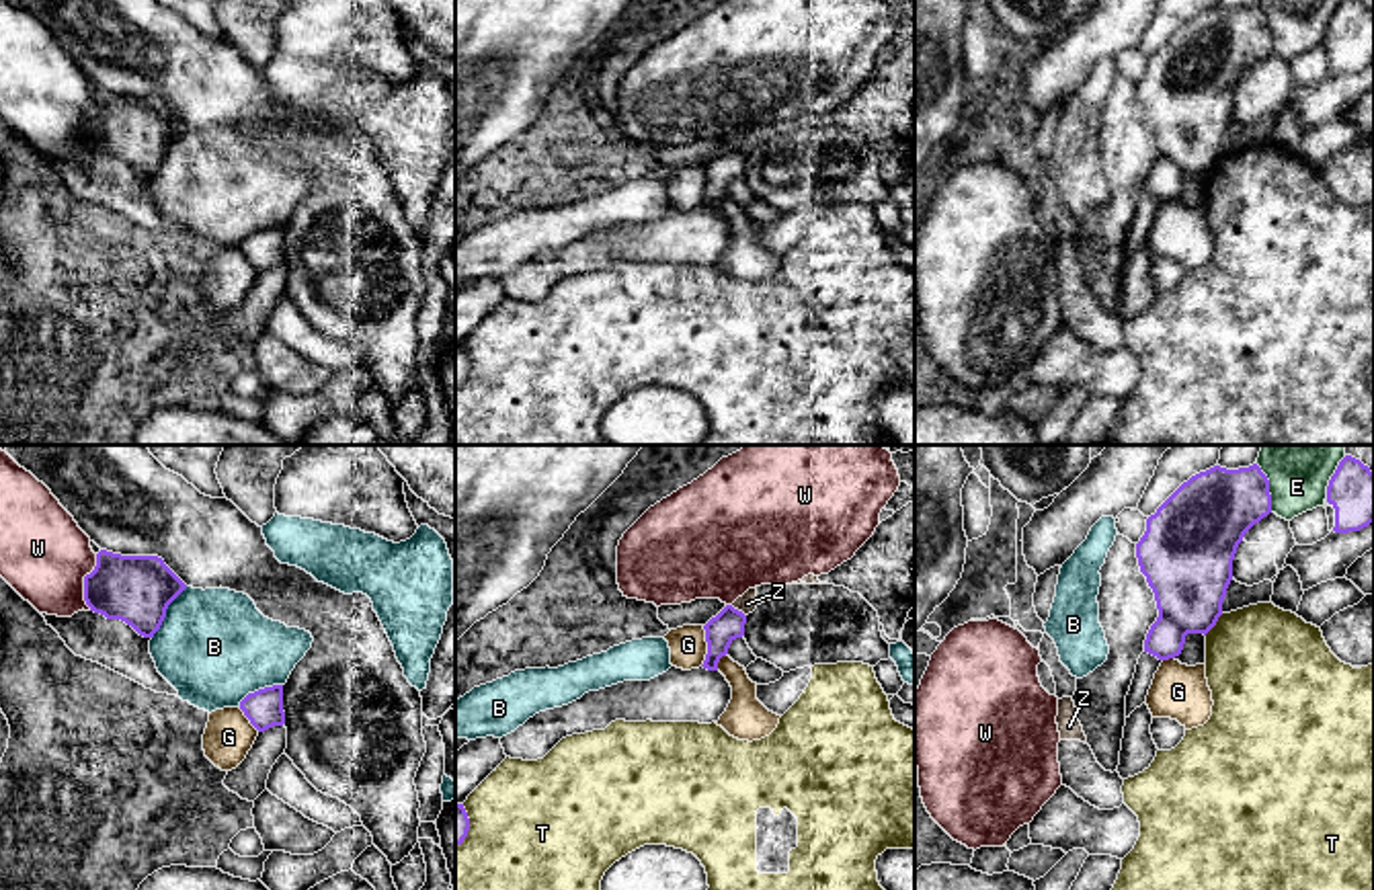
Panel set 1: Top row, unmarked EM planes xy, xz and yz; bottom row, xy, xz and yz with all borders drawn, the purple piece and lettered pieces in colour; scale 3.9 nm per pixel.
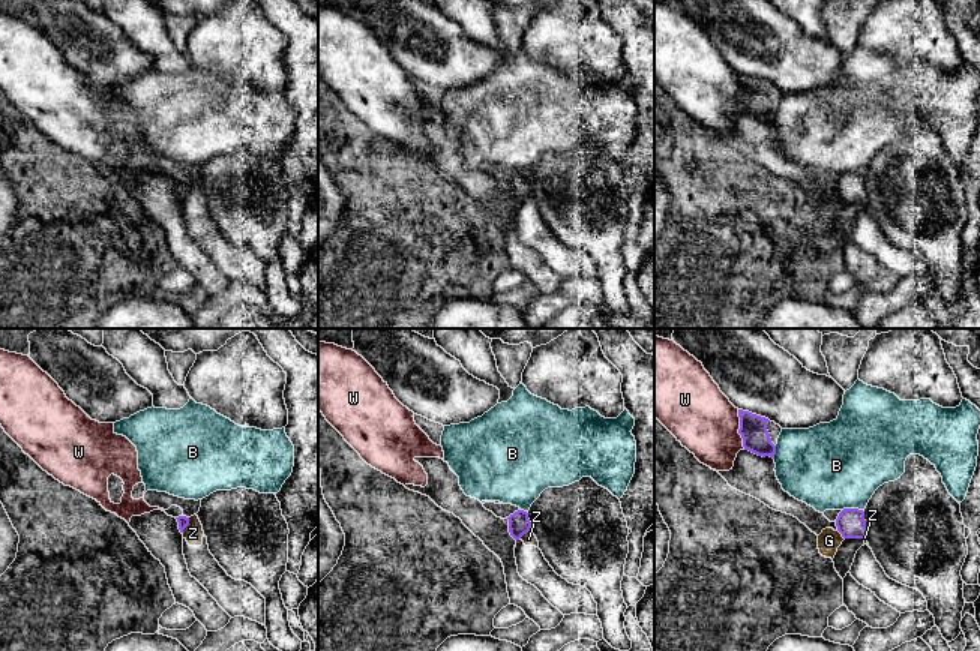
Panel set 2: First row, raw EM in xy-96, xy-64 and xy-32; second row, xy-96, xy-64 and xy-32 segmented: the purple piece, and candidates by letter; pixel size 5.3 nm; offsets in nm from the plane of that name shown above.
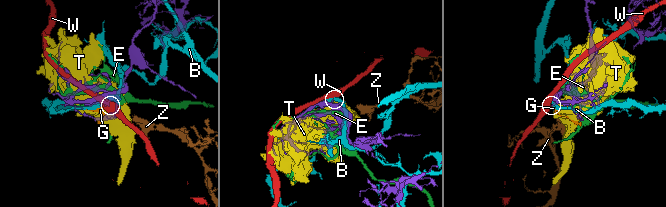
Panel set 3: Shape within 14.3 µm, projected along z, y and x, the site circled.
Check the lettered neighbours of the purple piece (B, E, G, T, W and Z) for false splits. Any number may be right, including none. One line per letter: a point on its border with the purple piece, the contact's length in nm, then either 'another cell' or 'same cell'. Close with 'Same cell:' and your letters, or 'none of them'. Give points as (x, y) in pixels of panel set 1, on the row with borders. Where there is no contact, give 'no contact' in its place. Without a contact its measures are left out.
B: xy (165, 614) | 240 nm | another cell
E: yz (1268, 489) | 200 nm | another cell
G: xz (708, 646) | 160 nm | another cell
T: yz (1215, 624) | 120 nm | another cell
W: xy (85, 583) | 220 nm | another cell
Z: xz (737, 610) | 80 nm | another cell
Same cell: none of them

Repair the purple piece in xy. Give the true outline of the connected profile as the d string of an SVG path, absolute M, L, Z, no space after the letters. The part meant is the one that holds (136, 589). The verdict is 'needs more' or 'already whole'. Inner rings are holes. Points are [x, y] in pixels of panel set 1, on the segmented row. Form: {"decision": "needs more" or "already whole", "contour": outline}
{"decision": "already whole", "contour": "M96 554L96 566L84 576L84 601L107 619L121 619L139 636L154 638L168 605L187 584L158 556Z"}

